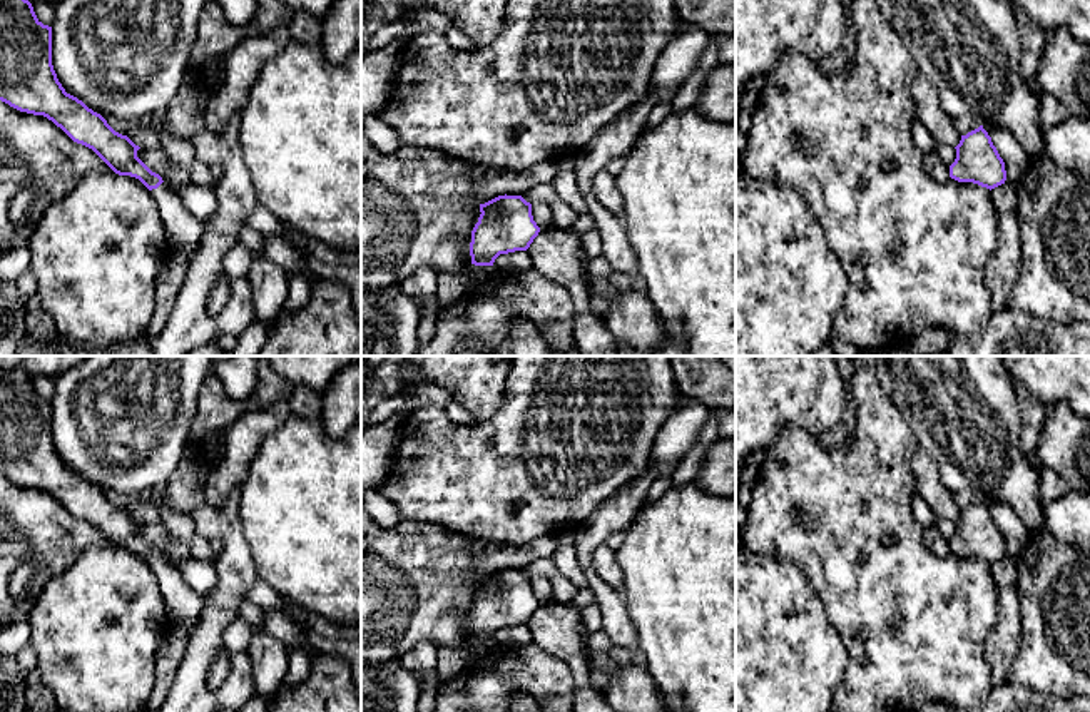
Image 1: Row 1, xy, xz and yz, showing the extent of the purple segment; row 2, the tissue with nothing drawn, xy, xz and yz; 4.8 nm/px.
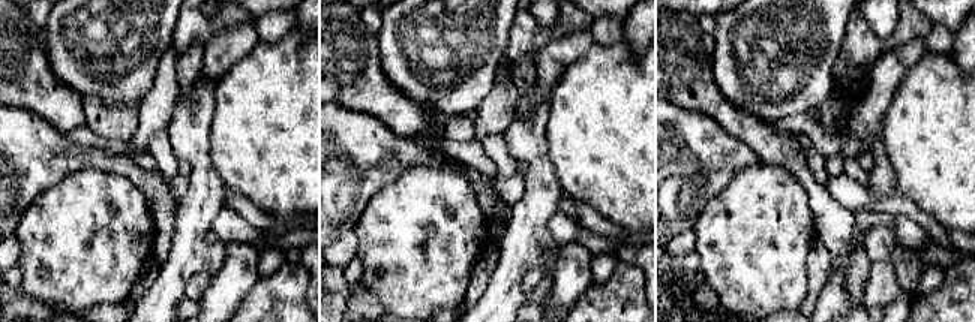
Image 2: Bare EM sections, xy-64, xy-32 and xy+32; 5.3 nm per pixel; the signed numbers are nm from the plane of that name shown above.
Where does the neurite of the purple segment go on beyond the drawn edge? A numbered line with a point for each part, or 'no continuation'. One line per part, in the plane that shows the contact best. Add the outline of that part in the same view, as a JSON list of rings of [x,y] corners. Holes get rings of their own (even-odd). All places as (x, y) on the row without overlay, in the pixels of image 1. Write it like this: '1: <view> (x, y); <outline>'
1: xy (184, 607); [[[166,557],[157,563],[152,563],[150,568],[157,577],[160,592],[166,598],[171,630],[176,635],[187,638],[204,612],[204,597],[196,593],[182,580],[179,567],[171,563]]]

